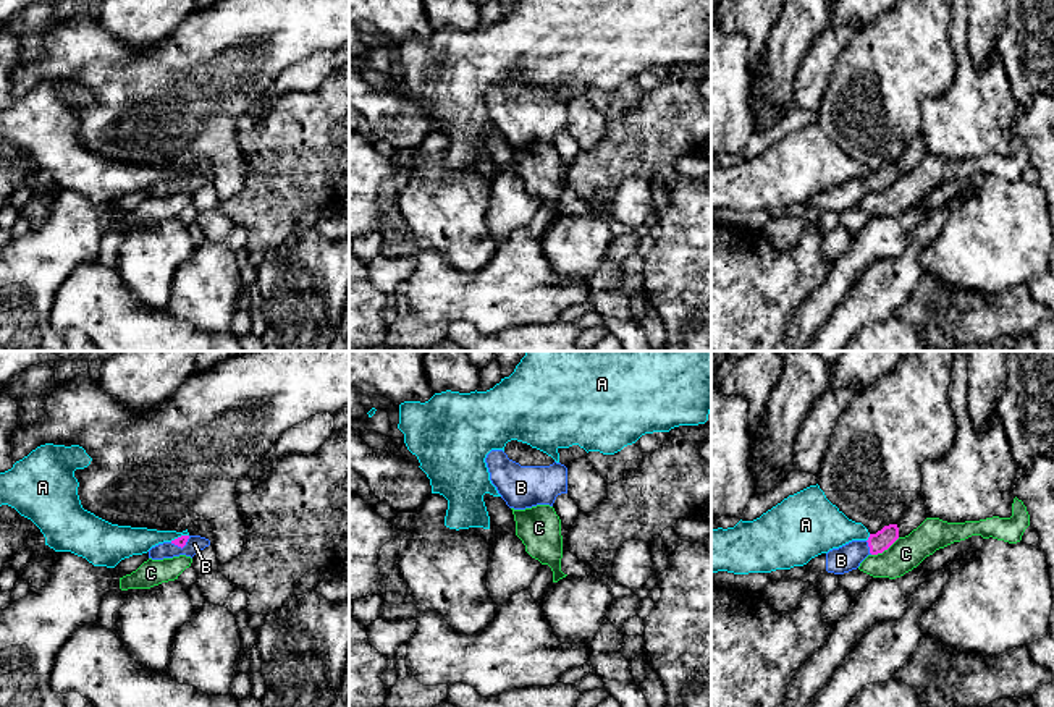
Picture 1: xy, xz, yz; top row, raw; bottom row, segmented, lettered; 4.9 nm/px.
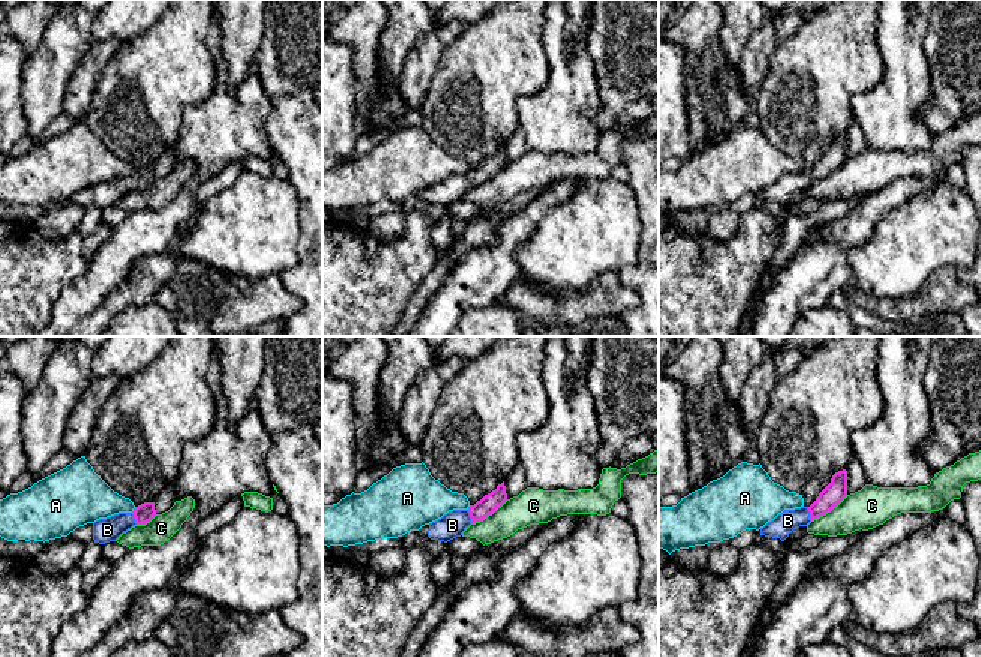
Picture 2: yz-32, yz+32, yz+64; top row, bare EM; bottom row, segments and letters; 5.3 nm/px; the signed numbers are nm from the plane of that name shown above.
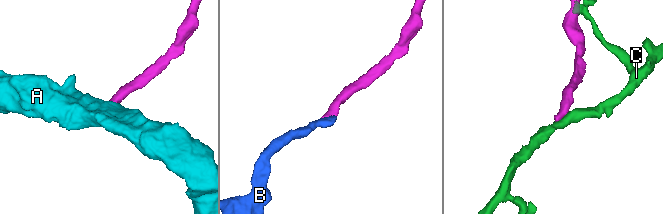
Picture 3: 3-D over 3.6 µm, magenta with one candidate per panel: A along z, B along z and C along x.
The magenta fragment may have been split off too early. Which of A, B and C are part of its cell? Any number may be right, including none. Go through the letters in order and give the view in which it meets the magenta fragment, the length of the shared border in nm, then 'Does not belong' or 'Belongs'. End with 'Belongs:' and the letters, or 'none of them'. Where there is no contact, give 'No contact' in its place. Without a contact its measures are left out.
A: Touches magenta in yz. Shared border 40 nm. Does not belong
B: Touches magenta in yz. Shared border 80 nm. Belongs
C: Touches magenta in yz. Shared border 170 nm. Does not belong
Belongs: B

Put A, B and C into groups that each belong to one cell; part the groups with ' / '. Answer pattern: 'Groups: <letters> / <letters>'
Groups: A / B / C

